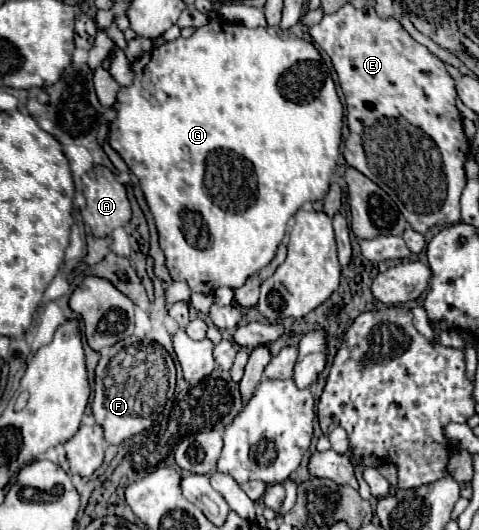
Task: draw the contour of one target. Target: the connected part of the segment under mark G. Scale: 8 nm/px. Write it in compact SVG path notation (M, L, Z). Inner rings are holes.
M222 16L212 18L208 24L198 28L190 38L178 38L174 42L166 42L158 48L152 48L150 52L146 52L142 58L134 62L132 70L134 70L132 86L120 88L116 98L118 116L110 126L110 146L124 158L130 172L138 178L140 188L146 194L146 202L150 206L150 212L154 216L154 222L160 234L160 246L166 254L166 266L170 270L170 276L174 280L188 282L192 292L212 294L220 286L240 288L254 272L264 268L274 258L276 248L284 238L286 224L296 214L296 210L304 202L316 202L328 194L330 170L334 172L336 160L340 156L342 112L344 112L342 102L336 94L334 80L330 78L328 68L312 42L306 42L294 36L280 38L278 34L268 32L266 28L250 30L242 24L226 22L222 20ZM270 196L276 196L278 208L274 208L274 202L270 202Z

